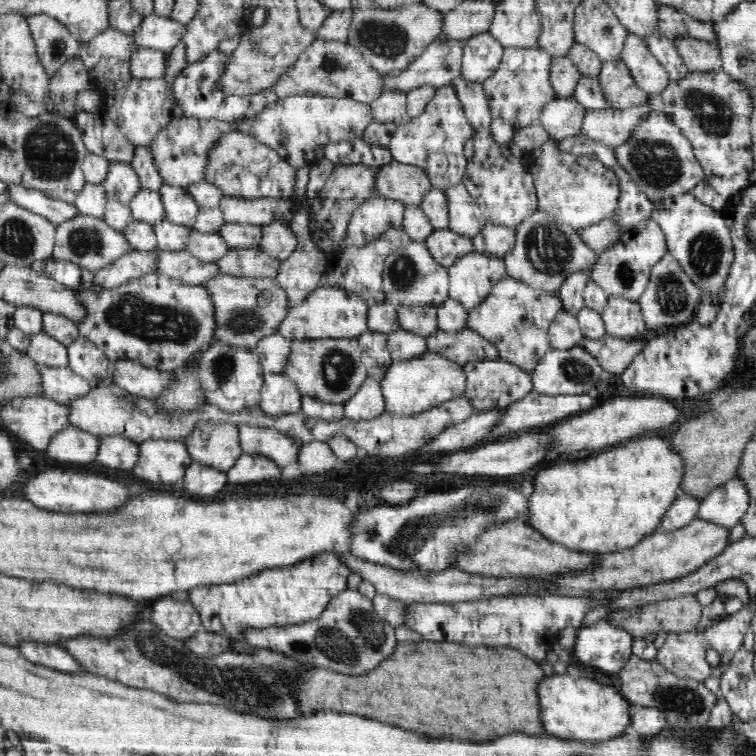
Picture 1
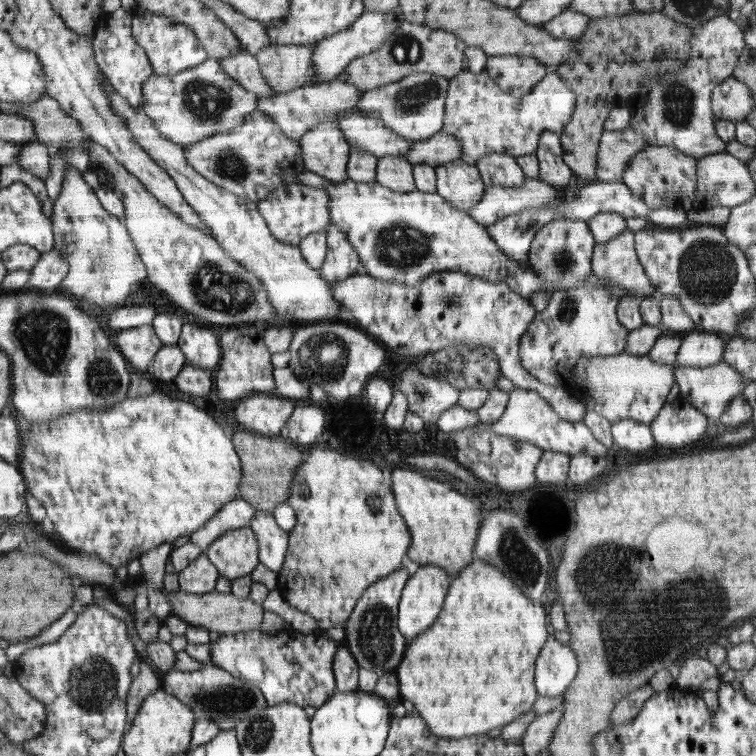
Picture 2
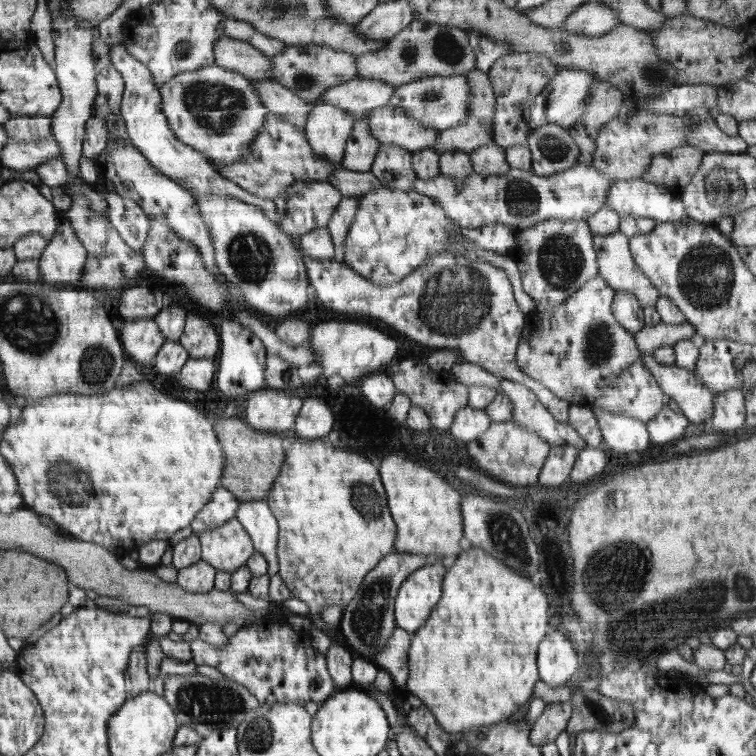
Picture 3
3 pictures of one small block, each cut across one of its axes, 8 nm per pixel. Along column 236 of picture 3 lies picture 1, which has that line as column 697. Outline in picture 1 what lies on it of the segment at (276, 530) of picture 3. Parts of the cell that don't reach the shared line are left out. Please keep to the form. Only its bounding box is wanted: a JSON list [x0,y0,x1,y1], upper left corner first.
[696,477,752,528]

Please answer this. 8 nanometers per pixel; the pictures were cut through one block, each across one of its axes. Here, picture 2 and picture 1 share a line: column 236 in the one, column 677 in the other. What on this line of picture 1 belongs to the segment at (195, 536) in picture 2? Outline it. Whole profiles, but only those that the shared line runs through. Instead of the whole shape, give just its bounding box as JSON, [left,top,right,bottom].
[659,493,705,532]

